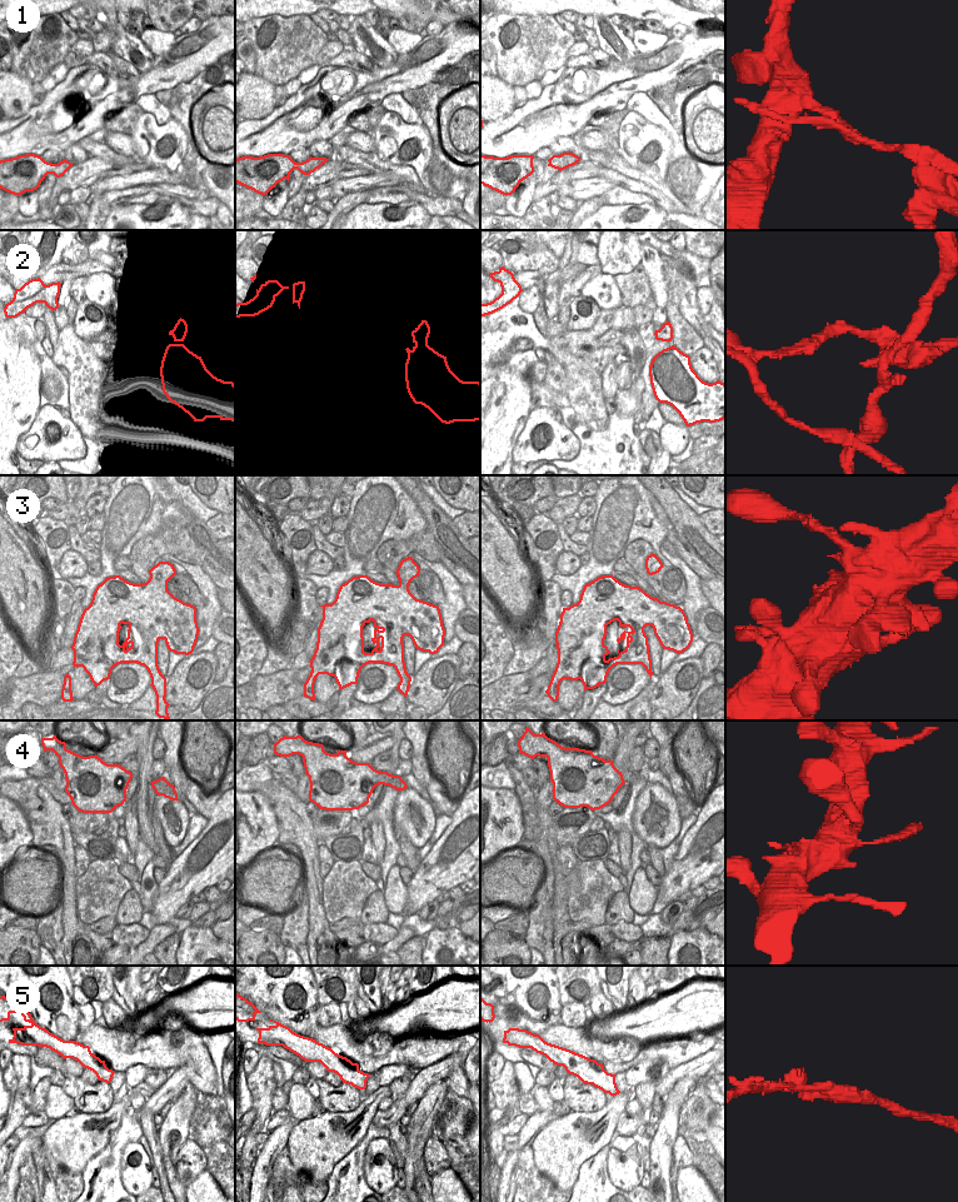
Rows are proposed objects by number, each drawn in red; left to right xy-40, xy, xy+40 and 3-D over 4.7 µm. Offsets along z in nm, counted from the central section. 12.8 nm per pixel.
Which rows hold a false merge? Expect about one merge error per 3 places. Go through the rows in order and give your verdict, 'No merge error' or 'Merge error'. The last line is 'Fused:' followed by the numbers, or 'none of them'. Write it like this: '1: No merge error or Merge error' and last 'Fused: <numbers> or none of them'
1: Merge error
2: Merge error
3: No merge error
4: No merge error
5: No merge error
Fused: 1, 2.

